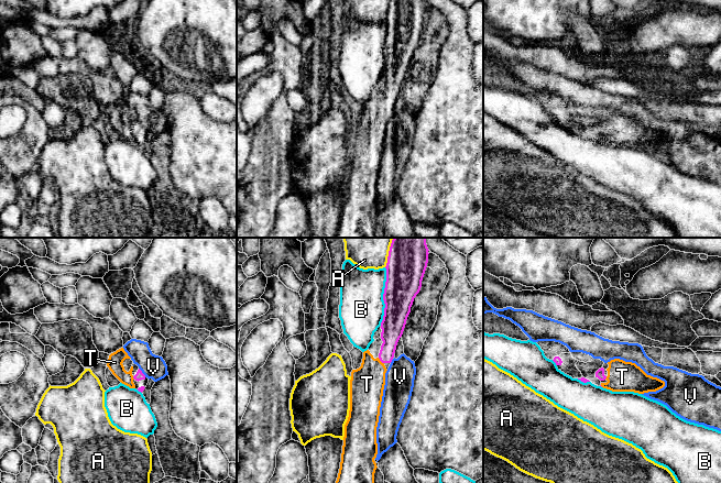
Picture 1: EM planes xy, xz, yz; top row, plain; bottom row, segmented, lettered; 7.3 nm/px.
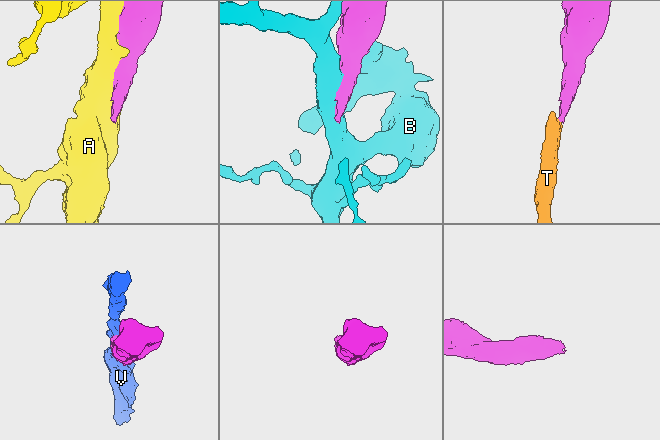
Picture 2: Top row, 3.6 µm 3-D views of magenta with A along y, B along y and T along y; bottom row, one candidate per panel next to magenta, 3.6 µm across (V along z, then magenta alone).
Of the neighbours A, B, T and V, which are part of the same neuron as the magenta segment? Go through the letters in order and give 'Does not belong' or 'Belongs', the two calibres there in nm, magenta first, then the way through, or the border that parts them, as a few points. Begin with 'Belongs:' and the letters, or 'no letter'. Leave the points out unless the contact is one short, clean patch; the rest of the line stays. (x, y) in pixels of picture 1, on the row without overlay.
Belongs: T
A: Does not belong. Thickness 280 nm (magenta) against 160 nm
B: Does not belong. Thickness 280 nm (magenta) against 320 nm
T: Belongs. Thickness 160 nm (magenta) against 260 nm. Path across: xz (392, 83), (386, 108), (381, 114), (372, 124), (367, 138)
V: Does not belong. Thickness 60 nm (magenta) against 180 nm

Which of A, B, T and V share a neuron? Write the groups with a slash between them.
A / B / T / V

